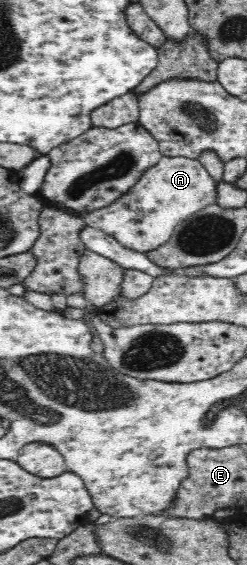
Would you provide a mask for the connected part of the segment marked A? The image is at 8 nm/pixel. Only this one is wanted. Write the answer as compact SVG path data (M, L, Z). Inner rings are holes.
M162 156L155 166L142 172L141 178L106 207L82 214L88 226L102 230L125 248L148 253L163 246L175 227L190 215L215 202L217 181L199 159Z

